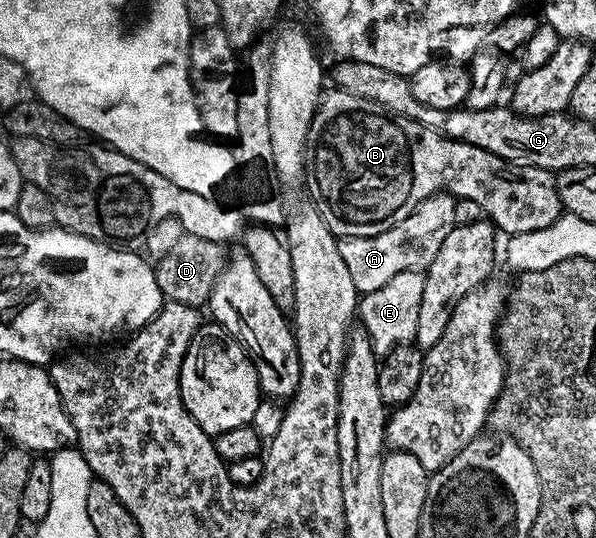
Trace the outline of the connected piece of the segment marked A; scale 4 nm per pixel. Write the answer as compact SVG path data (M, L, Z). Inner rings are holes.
M431 195L410 215L403 217L403 221L383 233L371 237L346 235L338 238L337 248L351 273L351 281L355 281L355 289L359 293L383 289L395 273L428 268L429 263L435 261L435 253L443 249L443 241L447 241L447 233L451 233L455 225L456 204L457 200L452 195Z

